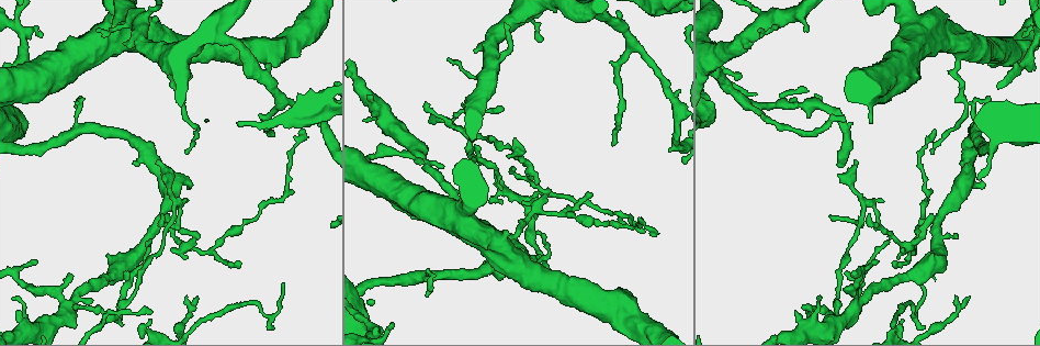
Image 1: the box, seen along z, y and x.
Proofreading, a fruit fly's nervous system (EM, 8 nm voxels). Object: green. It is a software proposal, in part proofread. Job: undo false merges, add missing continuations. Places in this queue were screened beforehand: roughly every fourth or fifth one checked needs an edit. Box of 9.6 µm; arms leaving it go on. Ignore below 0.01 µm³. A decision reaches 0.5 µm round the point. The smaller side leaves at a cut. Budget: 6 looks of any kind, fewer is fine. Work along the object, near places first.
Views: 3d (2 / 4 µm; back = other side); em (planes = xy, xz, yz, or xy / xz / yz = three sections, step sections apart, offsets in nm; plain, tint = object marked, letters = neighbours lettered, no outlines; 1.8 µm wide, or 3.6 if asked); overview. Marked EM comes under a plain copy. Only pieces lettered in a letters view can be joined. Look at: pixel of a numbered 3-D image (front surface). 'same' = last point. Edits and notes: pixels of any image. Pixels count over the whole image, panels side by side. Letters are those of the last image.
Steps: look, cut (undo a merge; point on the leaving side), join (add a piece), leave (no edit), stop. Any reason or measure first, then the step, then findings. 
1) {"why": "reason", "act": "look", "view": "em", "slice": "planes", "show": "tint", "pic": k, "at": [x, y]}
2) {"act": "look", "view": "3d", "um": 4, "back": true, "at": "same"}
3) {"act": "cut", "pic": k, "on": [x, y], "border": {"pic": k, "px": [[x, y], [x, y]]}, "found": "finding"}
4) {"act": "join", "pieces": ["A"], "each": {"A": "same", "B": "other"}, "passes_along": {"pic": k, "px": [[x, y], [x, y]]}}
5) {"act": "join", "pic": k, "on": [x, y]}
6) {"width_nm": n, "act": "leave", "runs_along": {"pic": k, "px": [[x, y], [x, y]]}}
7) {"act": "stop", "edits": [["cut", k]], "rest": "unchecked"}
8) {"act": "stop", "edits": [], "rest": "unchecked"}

{"why": "tapers out", "act": "look", "view": "em", "slice": "yz", "step": 4, "show": "letters", "pic": 1, "at": [803, 306]}

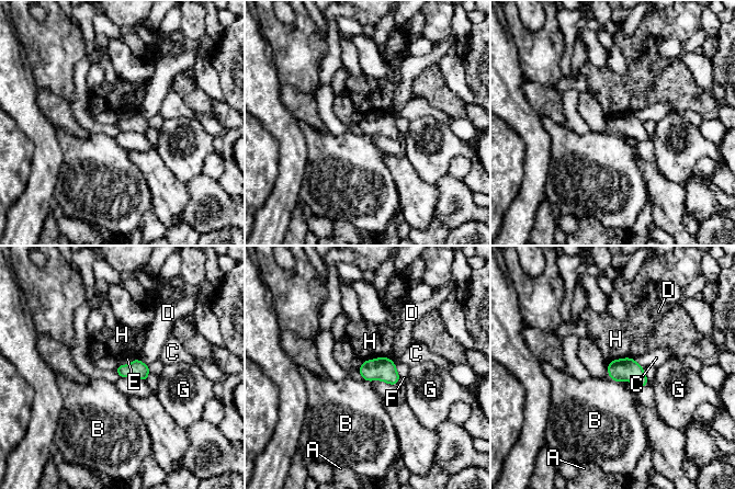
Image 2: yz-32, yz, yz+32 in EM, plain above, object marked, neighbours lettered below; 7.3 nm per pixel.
{"longest_contact_nm": ["H", 180], "act": "leave", "each": {"A": "other", "B": "other", "C": "other", "D": "other", "E": "other", "F": "other", "G": "other", "H": "other"}, "border": {"pic": 2, "px": [[135, 357], [128, 364], [117, 366]]}, "found": "no lettered piece goes on from it"}

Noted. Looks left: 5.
{"why": "side arm on a straight run", "act": "look", "view": "3d", "um": 2, "pic": 1, "at": [529, 171]}

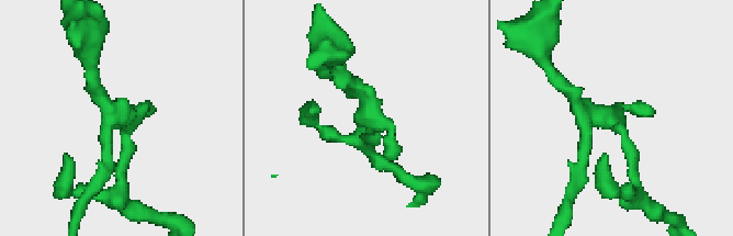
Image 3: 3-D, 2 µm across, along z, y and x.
{"arms": 3, "act": "look", "view": "em", "um": 3.6, "slice": "yz", "step": 8, "show": "tint", "pic": 3, "at": [124, 118]}

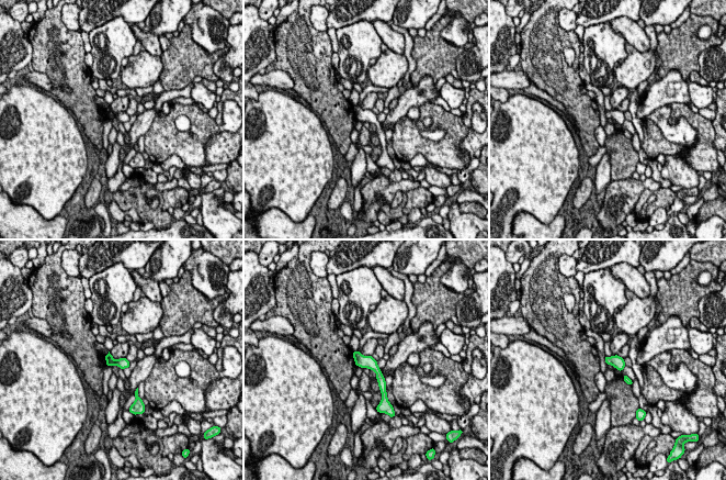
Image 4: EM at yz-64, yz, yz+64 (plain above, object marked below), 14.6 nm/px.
{"act": "look", "view": "em", "um": 3.6, "slice": "planes", "show": "letters", "at": "same"}

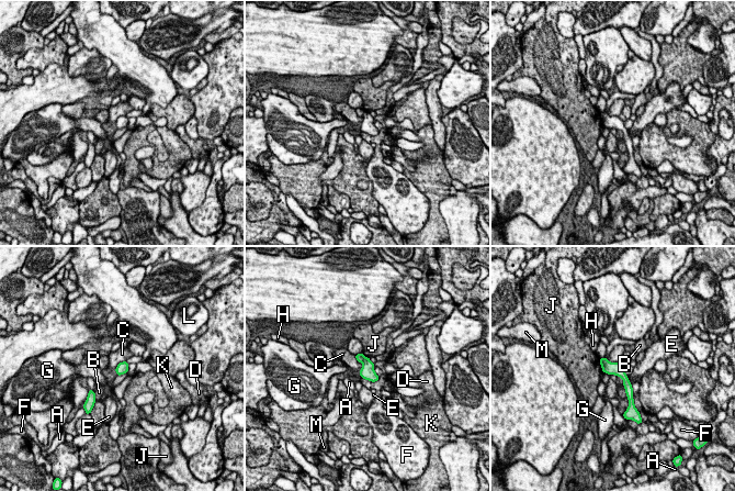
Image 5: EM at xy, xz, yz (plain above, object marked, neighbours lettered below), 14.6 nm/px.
{"act": "cut", "pic": 5, "on": [360, 357], "each": {"A": "other", "B": "other", "C": "other", "D": "other", "E": "other", "F": "other", "G": "other", "H": "other", "J": "other", "K": "other", "L": "other", "M": "other"}, "border": {"pic": 5, "px": [[365, 357], [362, 363]]}, "found": "a second cell is stuck on"}

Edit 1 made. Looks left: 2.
{"act": "stop", "edits": [["cut", 5]], "rest": "unchecked"}

